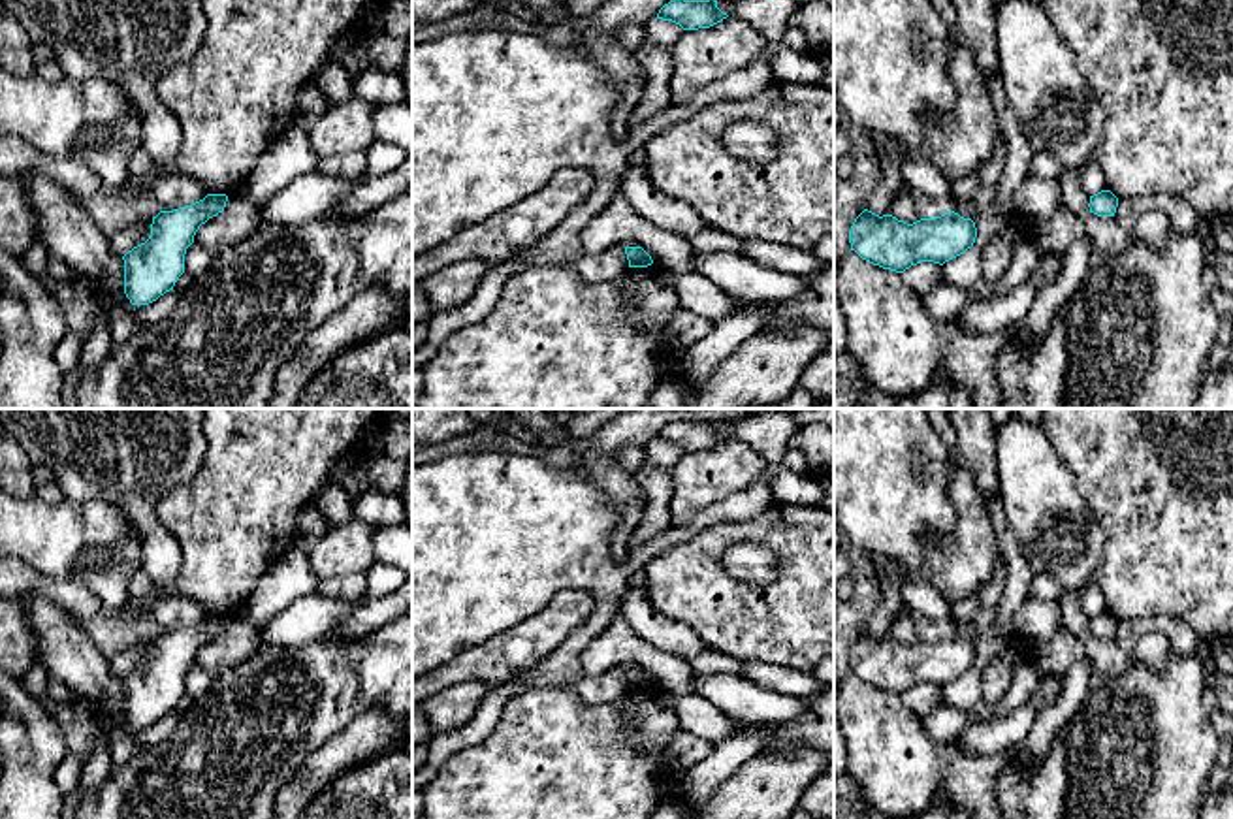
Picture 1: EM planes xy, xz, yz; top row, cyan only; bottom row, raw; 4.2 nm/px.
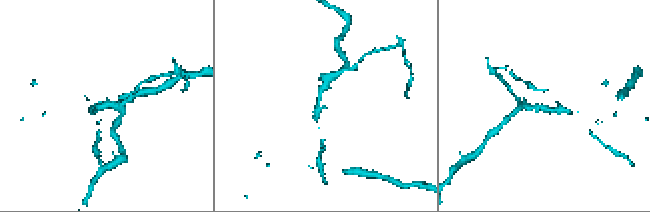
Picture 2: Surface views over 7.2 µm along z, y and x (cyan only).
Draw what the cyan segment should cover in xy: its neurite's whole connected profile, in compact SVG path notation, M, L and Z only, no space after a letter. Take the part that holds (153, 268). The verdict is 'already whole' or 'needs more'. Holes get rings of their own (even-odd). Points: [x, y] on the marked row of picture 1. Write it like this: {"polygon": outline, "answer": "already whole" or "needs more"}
{"polygon": "M226 194L152 217L151 235L128 250L124 260L124 294L132 305L149 305L173 290L184 273L184 254L201 224L224 211Z", "answer": "already whole"}

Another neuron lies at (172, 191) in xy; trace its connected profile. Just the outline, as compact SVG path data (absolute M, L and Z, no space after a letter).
M143 147L136 149L128 160L130 175L149 179L152 194L162 203L164 211L173 211L203 200L209 192L203 183L186 175L158 175L156 162Z

